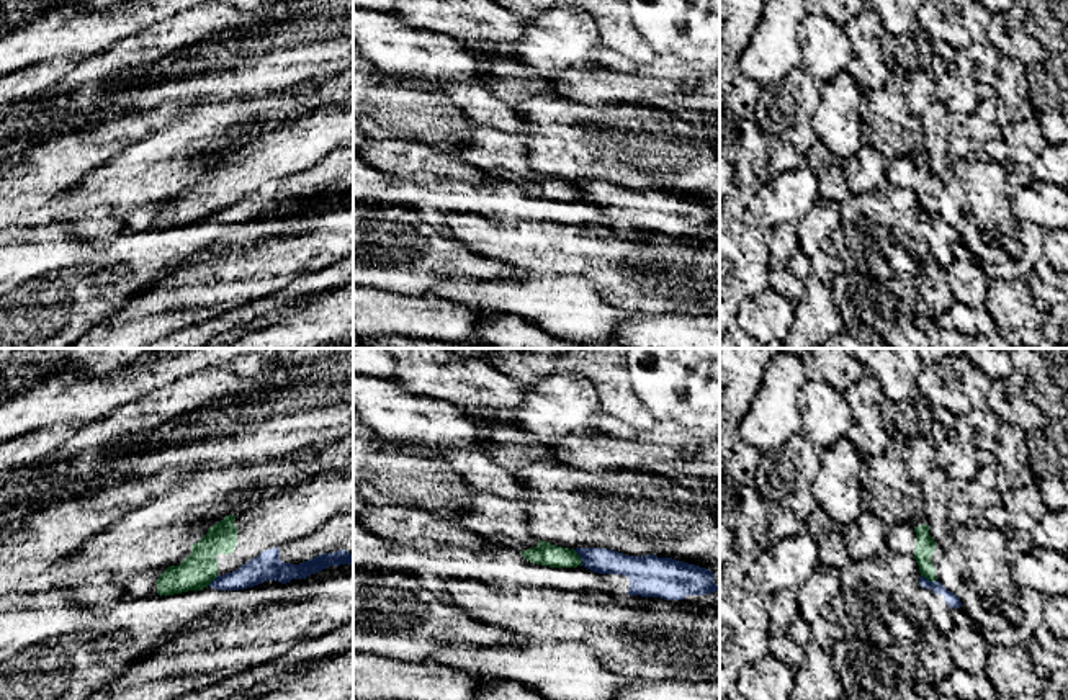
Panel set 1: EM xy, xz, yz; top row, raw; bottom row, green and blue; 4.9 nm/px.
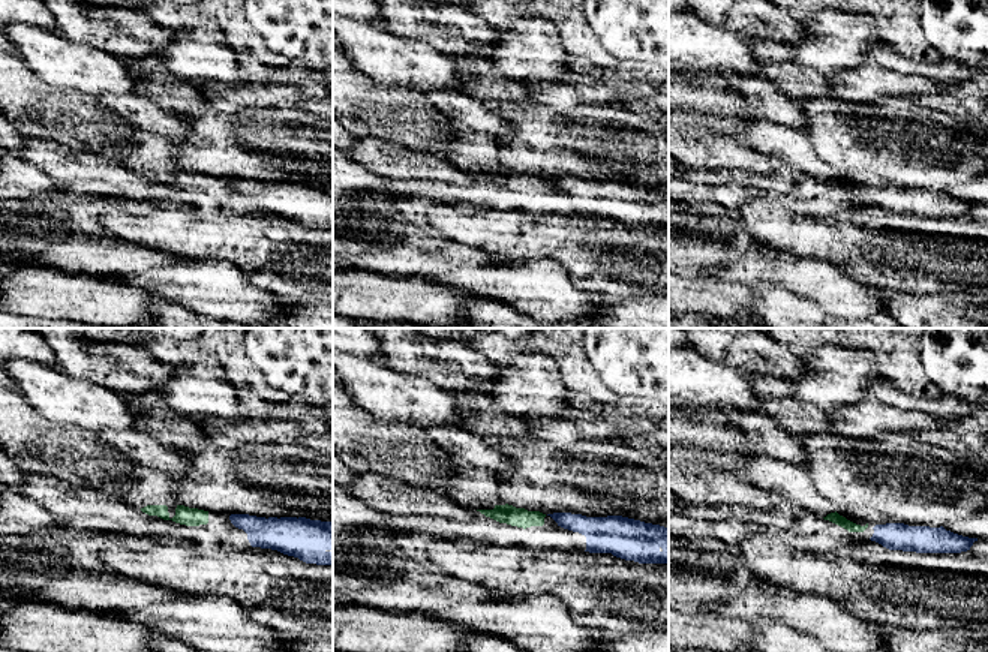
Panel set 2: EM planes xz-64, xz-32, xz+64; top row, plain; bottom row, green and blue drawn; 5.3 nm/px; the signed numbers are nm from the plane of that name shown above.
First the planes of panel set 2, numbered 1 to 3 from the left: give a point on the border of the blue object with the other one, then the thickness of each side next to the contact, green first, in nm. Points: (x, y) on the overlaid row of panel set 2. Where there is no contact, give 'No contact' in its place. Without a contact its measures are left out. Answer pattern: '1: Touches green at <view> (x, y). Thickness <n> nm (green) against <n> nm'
1: No contact
2: No contact
3: No contact

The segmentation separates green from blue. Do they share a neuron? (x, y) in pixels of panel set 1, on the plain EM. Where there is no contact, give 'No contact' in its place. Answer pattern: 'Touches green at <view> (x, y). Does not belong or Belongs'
Touches green at xz (579, 192). Does not belong

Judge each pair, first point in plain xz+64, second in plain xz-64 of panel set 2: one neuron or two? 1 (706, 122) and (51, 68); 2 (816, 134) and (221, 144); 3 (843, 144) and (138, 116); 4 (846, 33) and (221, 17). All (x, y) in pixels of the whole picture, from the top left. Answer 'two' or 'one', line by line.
1: two
2: one
3: two
4: two

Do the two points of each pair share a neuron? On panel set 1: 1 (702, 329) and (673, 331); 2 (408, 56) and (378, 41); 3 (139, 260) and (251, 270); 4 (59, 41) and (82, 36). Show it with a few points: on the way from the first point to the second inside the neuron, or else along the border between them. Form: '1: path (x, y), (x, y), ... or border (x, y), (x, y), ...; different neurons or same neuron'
1: path (695, 331), (679, 331); same neuron
2: path (401, 49), (385, 46); same neuron
3: border (187, 262), (151, 285); different neurons
4: path (64, 36), (77, 36); same neuron

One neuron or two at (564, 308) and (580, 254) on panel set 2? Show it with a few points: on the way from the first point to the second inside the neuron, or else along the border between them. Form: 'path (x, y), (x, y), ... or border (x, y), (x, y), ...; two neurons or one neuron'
border (559, 266), (577, 288), (598, 291), (604, 296); two neurons

